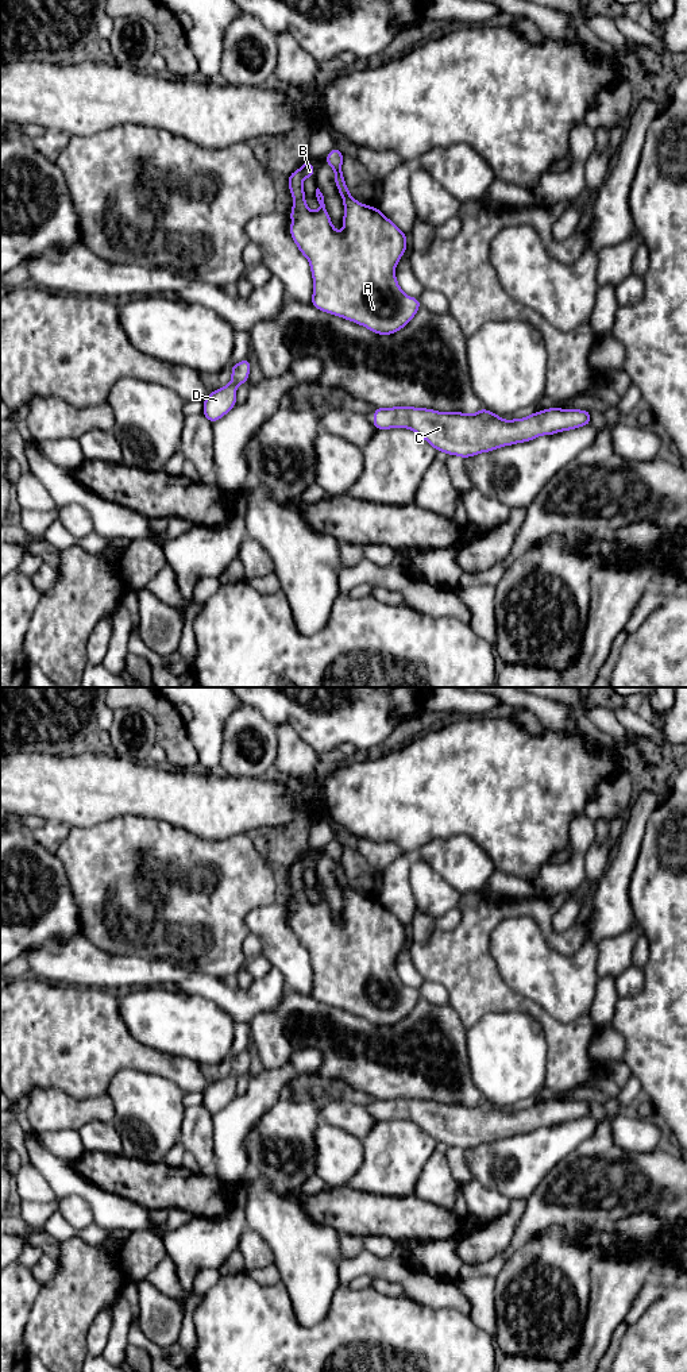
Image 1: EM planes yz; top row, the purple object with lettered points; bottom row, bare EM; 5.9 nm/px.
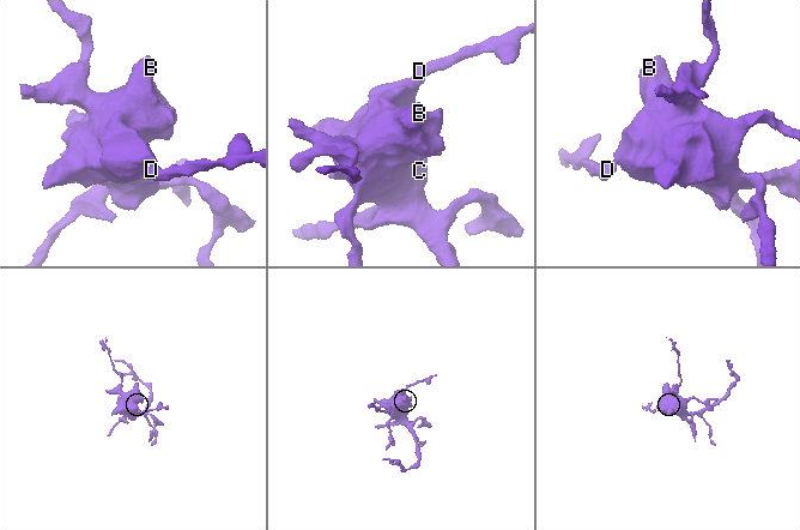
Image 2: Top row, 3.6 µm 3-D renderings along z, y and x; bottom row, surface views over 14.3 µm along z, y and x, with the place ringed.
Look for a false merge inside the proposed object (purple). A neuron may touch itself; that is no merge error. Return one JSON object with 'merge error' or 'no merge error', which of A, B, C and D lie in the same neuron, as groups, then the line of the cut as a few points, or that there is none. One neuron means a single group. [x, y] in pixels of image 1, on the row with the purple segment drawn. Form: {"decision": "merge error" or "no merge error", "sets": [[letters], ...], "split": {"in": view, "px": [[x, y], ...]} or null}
{"decision": "no merge error", "sets": [["A", "B", "C", "D"]], "split": null}

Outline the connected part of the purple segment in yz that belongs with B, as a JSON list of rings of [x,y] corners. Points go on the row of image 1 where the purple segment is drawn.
[[[337,147],[329,151],[325,162],[333,169],[335,185],[343,197],[344,231],[341,234],[335,230],[319,188],[316,197],[320,209],[312,212],[305,203],[302,181],[306,177],[313,178],[313,163],[305,159],[302,167],[294,170],[287,180],[294,200],[290,212],[290,236],[310,263],[313,277],[310,304],[316,309],[363,325],[374,334],[391,335],[408,325],[421,307],[418,298],[402,292],[394,273],[397,263],[408,248],[406,234],[387,219],[379,208],[364,205],[350,194],[341,172],[343,153]]]

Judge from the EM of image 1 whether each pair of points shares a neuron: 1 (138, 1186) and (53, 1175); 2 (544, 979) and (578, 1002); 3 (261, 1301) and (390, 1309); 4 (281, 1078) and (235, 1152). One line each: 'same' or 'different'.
1: different
2: same
3: same
4: same

